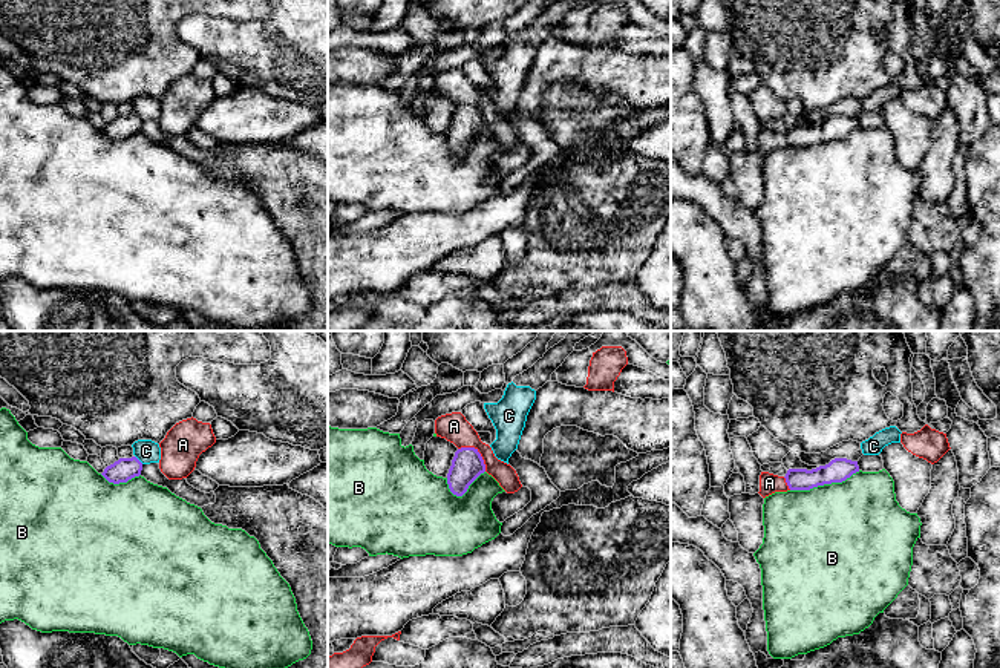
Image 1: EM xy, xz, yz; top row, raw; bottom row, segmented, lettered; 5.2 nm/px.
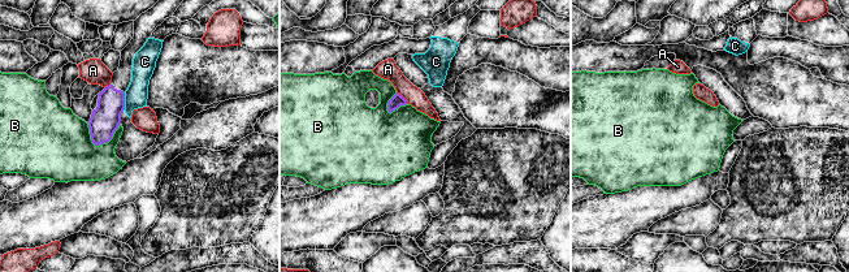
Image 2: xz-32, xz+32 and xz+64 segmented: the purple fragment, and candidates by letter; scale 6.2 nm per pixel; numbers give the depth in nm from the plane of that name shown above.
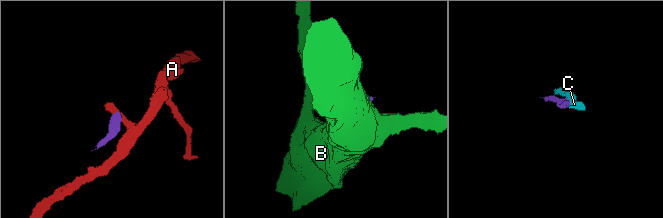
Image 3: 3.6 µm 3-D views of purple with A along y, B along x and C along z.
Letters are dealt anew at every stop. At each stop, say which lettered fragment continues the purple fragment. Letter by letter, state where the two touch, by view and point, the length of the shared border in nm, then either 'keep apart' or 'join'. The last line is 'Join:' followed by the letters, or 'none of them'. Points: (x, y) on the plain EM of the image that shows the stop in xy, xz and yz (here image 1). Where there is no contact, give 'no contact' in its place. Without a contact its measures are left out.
A: contact xz (478, 109); length 200 nm; keep apart
B: contact yz (824, 140); length 380 nm; keep apart
C: contact xy (138, 117); length 60 nm; keep apart
Join: none of them

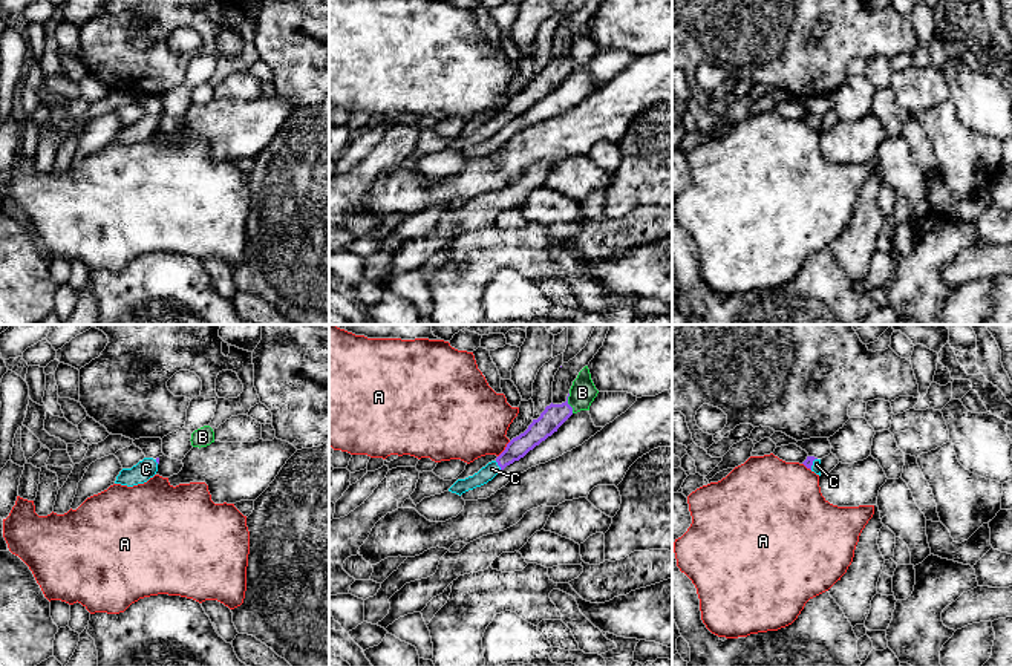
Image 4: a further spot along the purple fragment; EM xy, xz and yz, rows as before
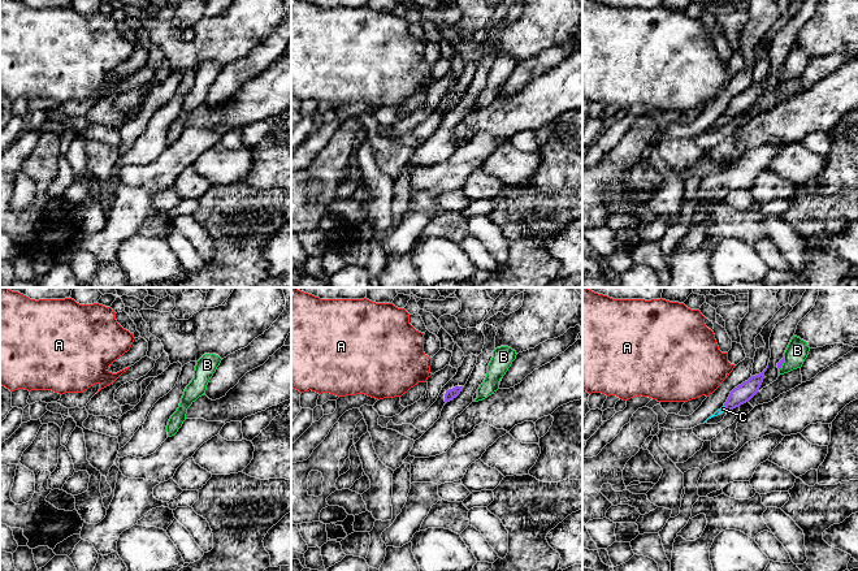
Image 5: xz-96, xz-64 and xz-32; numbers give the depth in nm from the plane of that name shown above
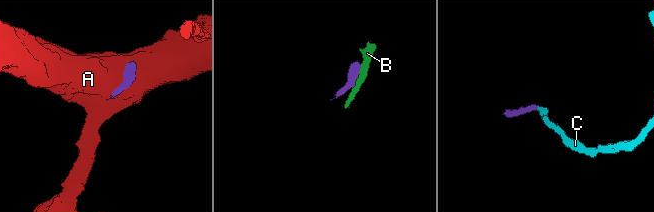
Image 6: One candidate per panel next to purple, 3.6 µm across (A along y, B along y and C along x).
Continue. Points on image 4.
A: contact xz (506, 106); length 110 nm; keep apart
B: contact xz (567, 60); length 110 nm; keep apart
C: contact xz (498, 121); length 60 nm; join
Join: C

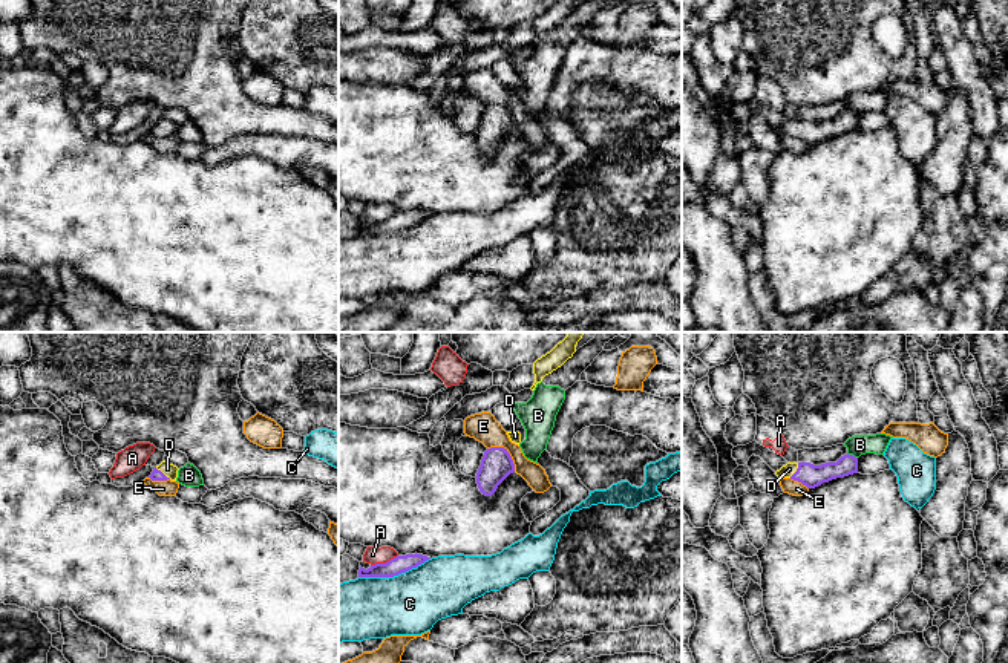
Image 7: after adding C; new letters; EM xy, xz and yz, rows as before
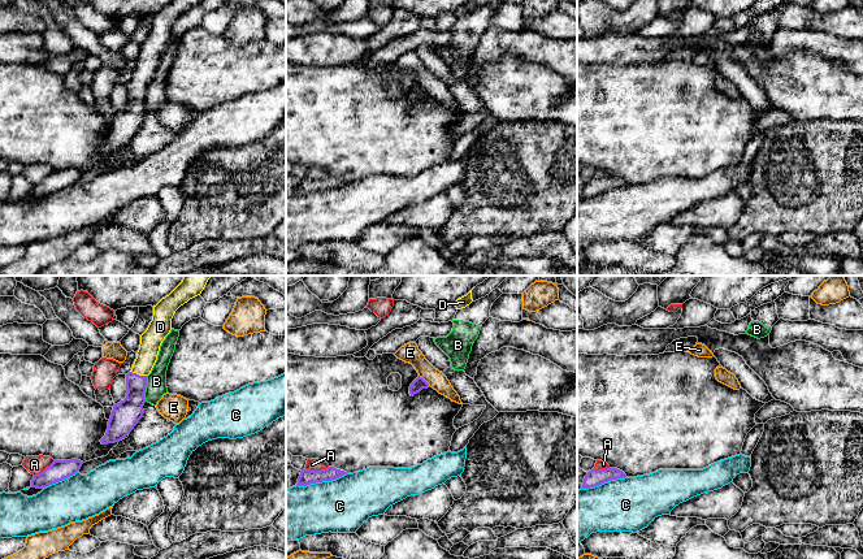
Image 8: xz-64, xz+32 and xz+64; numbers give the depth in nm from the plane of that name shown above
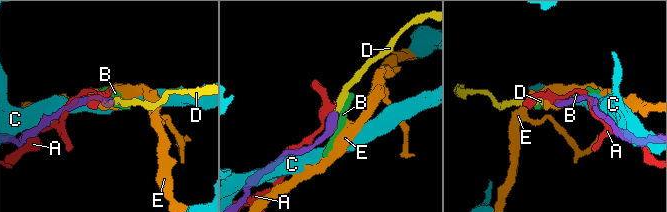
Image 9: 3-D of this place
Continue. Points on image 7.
A: contact xz (383, 221); length 160 nm; keep apart
B: contact yz (852, 112); length 70 nm; keep apart
C: contact xz (394, 231); length 400 nm; keep apart
D: contact xy (161, 129); length 110 nm; join
E: contact xz (507, 109); length 200 nm; keep apart
Join: D

